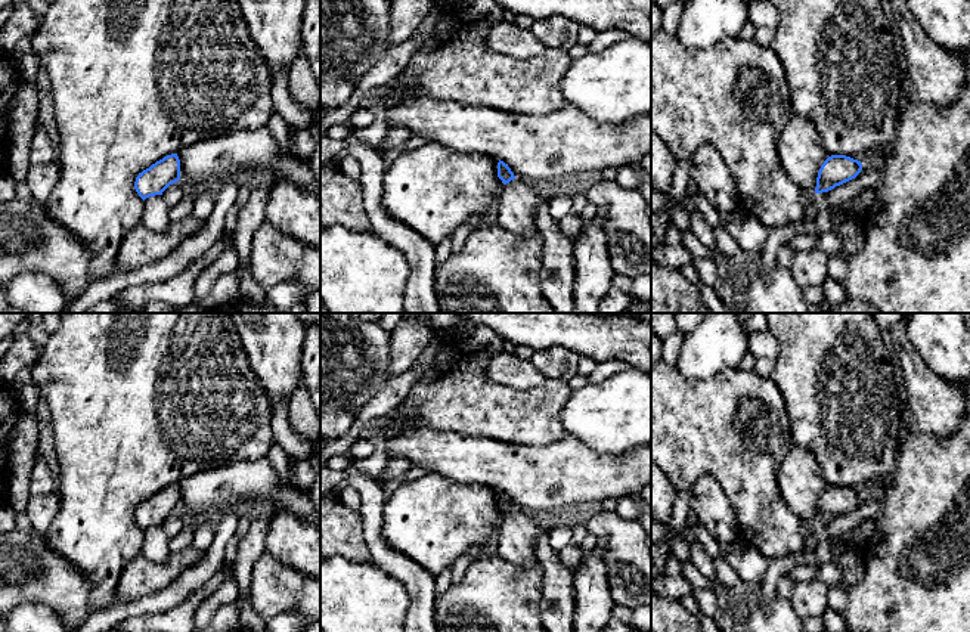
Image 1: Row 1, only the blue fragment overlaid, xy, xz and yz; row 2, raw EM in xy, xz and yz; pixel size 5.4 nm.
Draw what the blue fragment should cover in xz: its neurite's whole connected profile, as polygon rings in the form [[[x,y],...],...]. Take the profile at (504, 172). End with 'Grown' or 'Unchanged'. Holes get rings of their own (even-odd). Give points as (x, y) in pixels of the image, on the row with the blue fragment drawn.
[[[499,159],[498,177],[505,185],[493,208],[493,220],[514,235],[532,236],[537,232],[534,210],[546,204],[546,198],[515,179],[511,168]]]. Grown

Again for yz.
[[[889,146],[871,152],[861,161],[846,155],[828,157],[818,171],[815,193],[828,192],[836,186],[855,179],[867,165],[880,167],[892,157],[892,154],[892,146]]]. Grown

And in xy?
[[[171,154],[139,173],[134,182],[134,189],[145,201],[149,196],[162,195],[170,185],[179,180],[180,159],[177,154]]]. Unchanged

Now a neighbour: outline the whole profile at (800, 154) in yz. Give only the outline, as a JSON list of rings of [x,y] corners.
[[[793,114],[778,134],[777,151],[780,164],[791,182],[805,195],[812,196],[818,171],[828,158],[815,126],[799,114]]]

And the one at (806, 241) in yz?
[[[802,233],[791,241],[791,248],[796,253],[816,248],[816,235]]]

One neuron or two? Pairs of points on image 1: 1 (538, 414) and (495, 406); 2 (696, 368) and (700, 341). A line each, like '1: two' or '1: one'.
1: one
2: one

